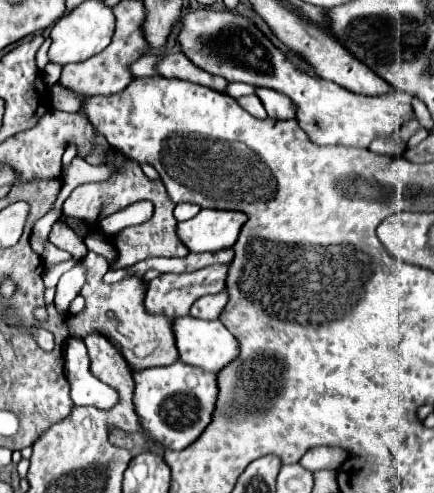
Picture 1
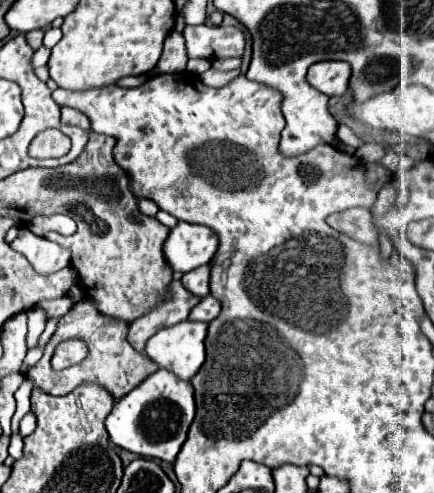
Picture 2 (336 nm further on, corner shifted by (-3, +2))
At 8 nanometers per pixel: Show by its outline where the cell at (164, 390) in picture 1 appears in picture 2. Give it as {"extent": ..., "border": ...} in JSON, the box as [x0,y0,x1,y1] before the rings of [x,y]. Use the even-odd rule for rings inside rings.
{"extent":[106,369,196,463],"border":[[[160,369],[146,377],[126,397],[114,403],[114,409],[106,417],[106,431],[110,435],[110,441],[122,447],[124,451],[172,463],[182,443],[186,441],[194,411],[196,407],[192,385],[188,385],[188,381],[178,379],[174,373]]]}

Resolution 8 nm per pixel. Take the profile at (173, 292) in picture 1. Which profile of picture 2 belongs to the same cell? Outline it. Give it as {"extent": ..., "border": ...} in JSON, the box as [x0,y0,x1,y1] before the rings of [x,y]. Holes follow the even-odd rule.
{"extent":[128,281,200,353],"border":[[[172,281],[168,285],[168,297],[128,325],[128,343],[142,353],[146,341],[154,333],[188,319],[192,307],[198,305],[198,301],[200,297],[186,291],[180,281]]]}

